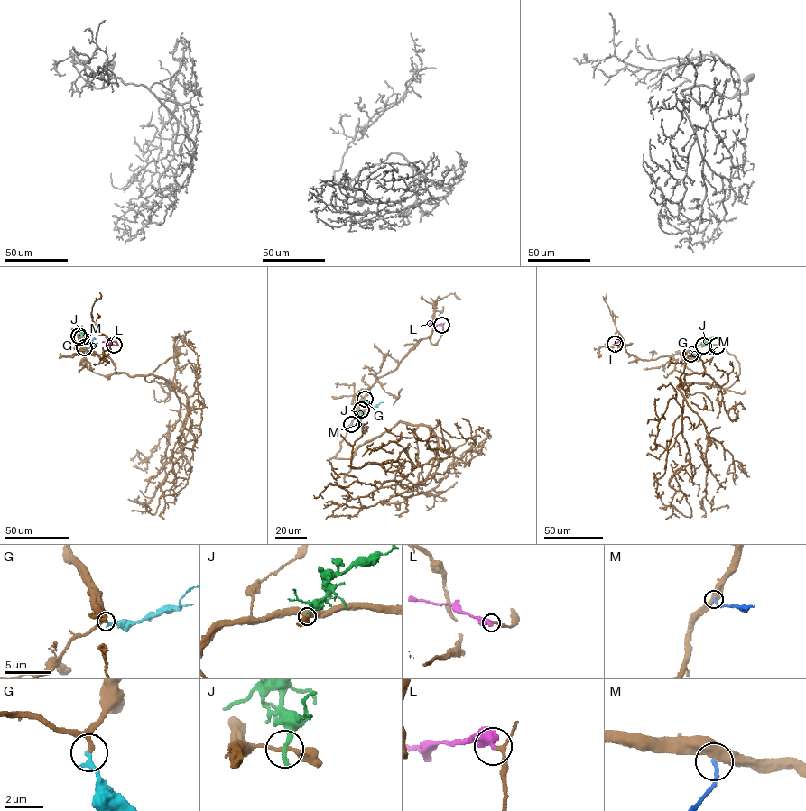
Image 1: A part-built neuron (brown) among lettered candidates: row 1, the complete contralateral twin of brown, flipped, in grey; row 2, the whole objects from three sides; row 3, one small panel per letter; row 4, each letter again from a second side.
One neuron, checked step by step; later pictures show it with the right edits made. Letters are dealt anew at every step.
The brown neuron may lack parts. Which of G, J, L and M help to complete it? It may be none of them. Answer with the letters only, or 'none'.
G

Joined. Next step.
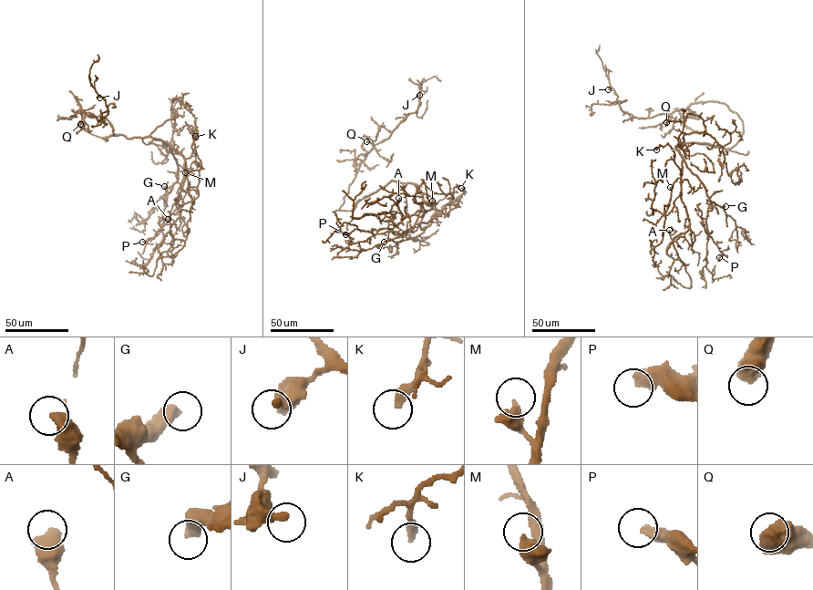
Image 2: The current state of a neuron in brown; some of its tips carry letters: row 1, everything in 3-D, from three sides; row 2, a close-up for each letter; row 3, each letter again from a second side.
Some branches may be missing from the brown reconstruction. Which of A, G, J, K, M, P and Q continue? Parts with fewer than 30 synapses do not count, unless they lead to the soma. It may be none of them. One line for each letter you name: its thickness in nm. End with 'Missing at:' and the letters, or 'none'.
G: Thickness 480 nm
Missing at: G

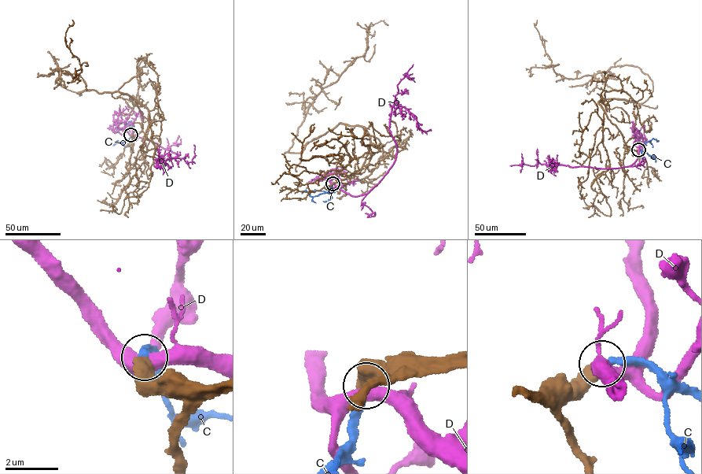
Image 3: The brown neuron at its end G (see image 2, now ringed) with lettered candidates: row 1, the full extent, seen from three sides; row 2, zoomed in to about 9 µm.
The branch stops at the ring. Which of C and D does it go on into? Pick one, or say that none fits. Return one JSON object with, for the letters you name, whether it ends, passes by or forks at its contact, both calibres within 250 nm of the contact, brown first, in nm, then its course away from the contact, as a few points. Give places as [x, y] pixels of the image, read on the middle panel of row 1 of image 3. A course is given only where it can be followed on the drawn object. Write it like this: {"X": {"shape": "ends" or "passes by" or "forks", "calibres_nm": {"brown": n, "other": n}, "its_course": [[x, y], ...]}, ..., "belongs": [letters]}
{"C": {"shape": "ends", "calibres_nm": {"brown": 550, "other": 240}, "its_course": [[332, 183], [329, 192], [334, 190], [330, 194], [313, 190]]}, "belongs": ["C"]}

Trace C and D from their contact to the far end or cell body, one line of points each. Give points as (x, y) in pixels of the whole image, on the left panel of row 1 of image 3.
C: (130, 135), (133, 128), (129, 124), (116, 129), (116, 132)
D: (130, 135), (150, 140), (180, 155), (158, 162), (167, 153), (170, 157), (192, 162), (195, 155), (193, 145)

